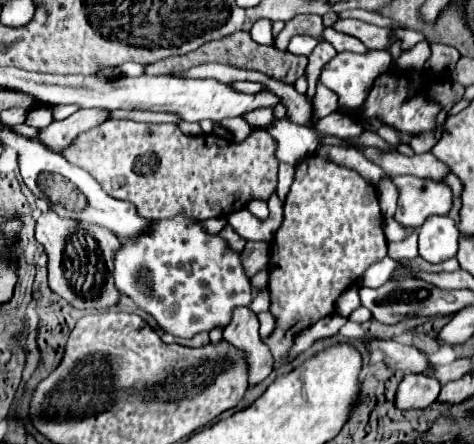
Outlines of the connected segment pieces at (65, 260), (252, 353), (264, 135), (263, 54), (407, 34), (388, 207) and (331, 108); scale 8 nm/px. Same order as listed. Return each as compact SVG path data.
M52 209L42 211L36 219L36 241L44 245L48 253L48 283L54 293L64 297L76 309L108 309L118 303L118 289L114 287L112 277L112 257L120 247L120 241L112 231L102 229L98 225L88 225L82 221L72 221L66 217L58 217Z
M236 309L232 315L232 323L224 329L222 337L232 347L244 353L250 387L258 385L272 373L274 369L272 353L258 335L258 319L250 309Z
M108 119L96 129L80 133L70 147L62 151L62 155L76 167L88 171L102 189L120 201L132 201L136 205L136 213L148 219L166 219L176 213L186 213L194 219L210 219L210 217L226 217L234 211L244 209L252 199L268 201L276 191L278 177L278 159L274 155L276 141L266 129L252 129L252 133L242 141L234 143L220 135L196 135L188 137L180 131L178 125L172 123L136 123L126 119Z
M238 31L238 33L228 35L228 37L222 37L218 41L204 43L200 49L196 49L196 51L192 51L188 55L168 57L168 59L162 59L158 63L152 63L152 65L146 67L146 73L148 75L172 75L172 73L190 69L190 67L178 67L178 65L192 65L194 67L194 65L202 65L202 63L224 63L224 65L234 65L234 67L240 67L240 69L262 71L264 75L274 77L274 79L282 79L288 85L294 85L296 79L302 77L304 75L304 69L306 69L306 57L292 55L288 51L280 51L274 45L258 45L258 43L254 43L250 39L250 35L246 31Z
M391 28L392 29L392 35L394 35L394 40L400 39L402 42L401 50L409 50L411 49L415 44L417 44L420 41L427 40L427 38L414 30L409 29L402 29L402 28Z
M384 179L378 185L378 201L384 217L392 217L396 211L396 201L398 201L398 187L392 183L392 179Z
M318 85L318 91L316 91L316 97L312 101L314 105L314 111L318 117L324 117L324 115L330 115L338 109L338 97L324 85Z

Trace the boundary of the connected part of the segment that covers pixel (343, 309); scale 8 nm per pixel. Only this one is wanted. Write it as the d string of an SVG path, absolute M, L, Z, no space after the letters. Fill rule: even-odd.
M352 285L352 287L348 287L348 289L338 297L338 301L336 301L336 313L348 319L348 315L350 315L358 305L360 305L358 285Z

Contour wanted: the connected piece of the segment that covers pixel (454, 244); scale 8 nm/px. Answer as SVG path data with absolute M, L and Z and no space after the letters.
M428 217L428 221L418 231L420 257L428 263L442 263L456 255L458 251L458 229L450 217Z

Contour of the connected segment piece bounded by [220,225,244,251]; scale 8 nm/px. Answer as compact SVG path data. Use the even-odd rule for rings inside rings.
M226 225L222 231L220 231L220 237L228 241L228 245L234 249L234 251L242 251L244 249L244 239L232 229L232 225Z

